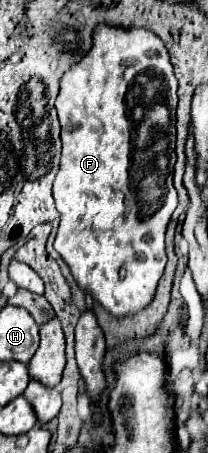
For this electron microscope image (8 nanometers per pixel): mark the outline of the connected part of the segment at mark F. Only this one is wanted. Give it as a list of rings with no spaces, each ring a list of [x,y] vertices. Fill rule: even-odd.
[[[98,26],[94,32],[94,44],[92,50],[82,58],[82,62],[78,66],[72,66],[60,80],[60,94],[56,98],[56,110],[58,110],[58,118],[60,118],[60,126],[62,126],[62,160],[60,160],[60,170],[56,174],[54,180],[54,200],[56,200],[56,208],[60,212],[60,226],[58,226],[58,234],[54,240],[54,250],[62,256],[62,260],[68,264],[76,284],[80,290],[84,290],[86,294],[90,292],[90,296],[100,302],[100,306],[112,314],[114,318],[128,318],[138,314],[140,310],[144,310],[156,292],[158,280],[164,274],[164,266],[166,266],[166,250],[164,250],[164,232],[166,226],[170,222],[170,216],[174,212],[174,208],[178,206],[178,196],[176,192],[168,192],[168,176],[170,174],[156,174],[156,180],[150,178],[148,174],[142,174],[140,170],[134,172],[134,134],[138,132],[138,122],[134,122],[134,112],[144,112],[142,118],[146,118],[146,112],[150,112],[156,106],[156,98],[154,96],[170,96],[174,98],[174,102],[170,100],[168,114],[170,114],[170,122],[168,128],[162,130],[162,134],[166,134],[166,146],[174,146],[176,142],[176,120],[174,120],[174,110],[176,110],[176,78],[172,72],[172,64],[168,58],[168,50],[164,46],[164,42],[152,34],[150,30],[140,30],[140,28],[110,28],[110,26]]]

